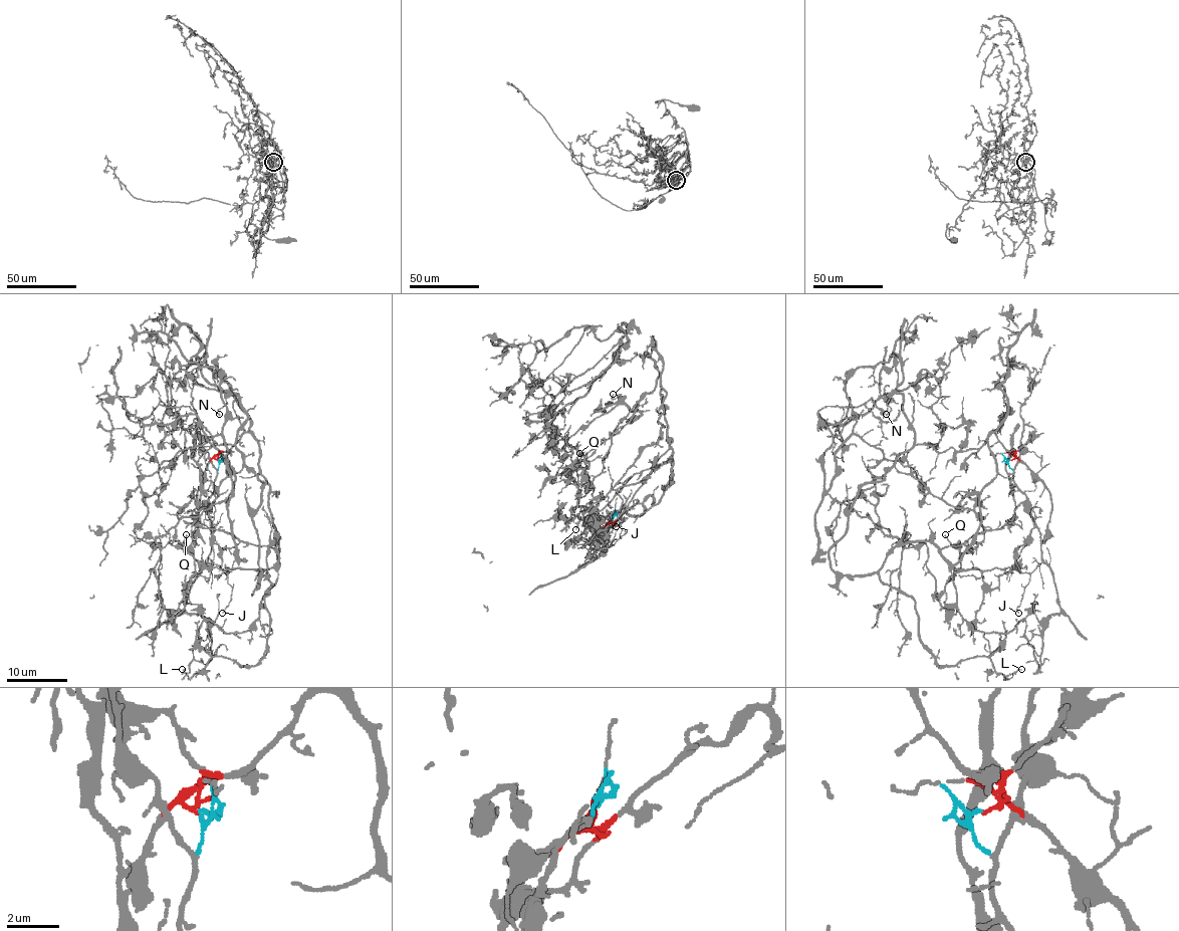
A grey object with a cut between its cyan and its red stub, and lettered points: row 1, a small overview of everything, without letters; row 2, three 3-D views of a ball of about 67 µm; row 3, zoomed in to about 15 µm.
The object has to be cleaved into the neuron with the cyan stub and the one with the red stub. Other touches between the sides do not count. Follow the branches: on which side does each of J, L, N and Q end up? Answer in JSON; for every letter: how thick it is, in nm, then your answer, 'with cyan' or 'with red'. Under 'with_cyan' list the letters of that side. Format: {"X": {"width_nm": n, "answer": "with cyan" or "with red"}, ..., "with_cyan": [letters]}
{"J": {"width_nm": 100, "answer": "with cyan"}, "L": {"width_nm": 120, "answer": "with red"}, "N": {"width_nm": 120, "answer": "with red"}, "Q": {"width_nm": 120, "answer": "with red"}, "with_cyan": ["J"]}

